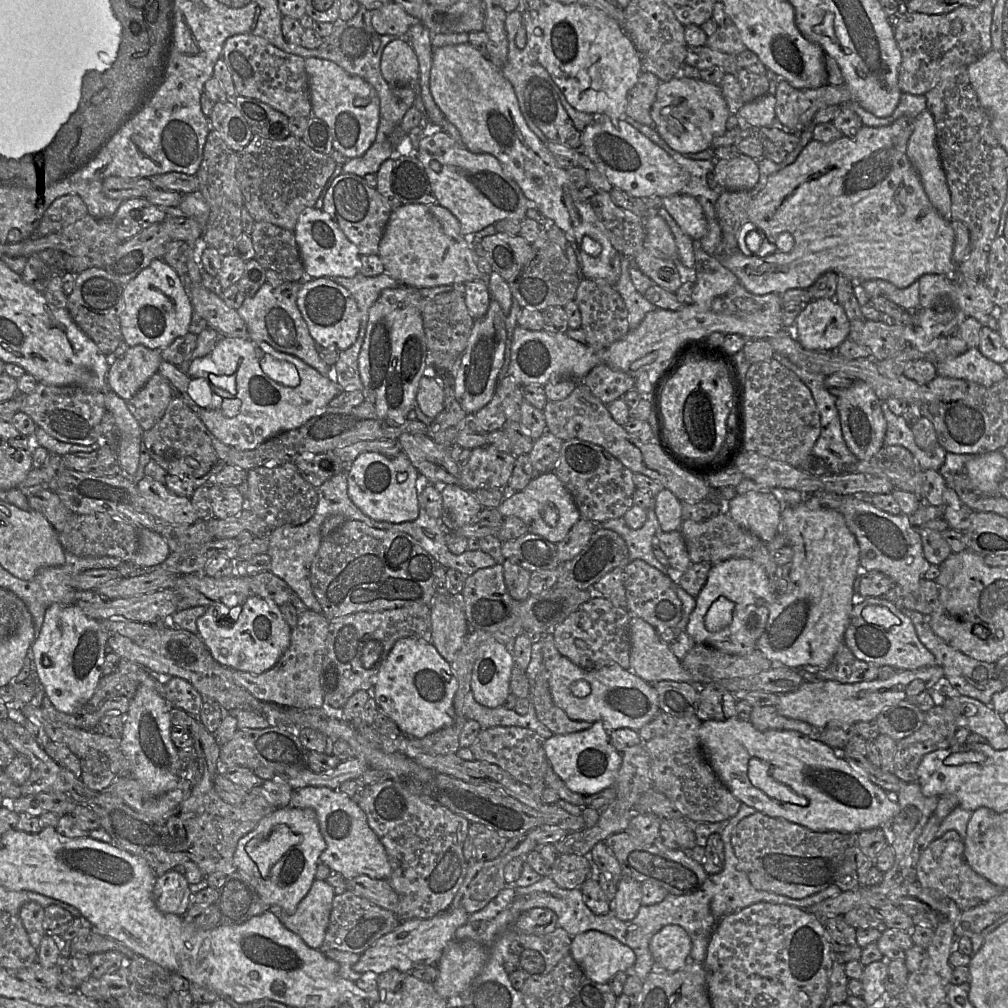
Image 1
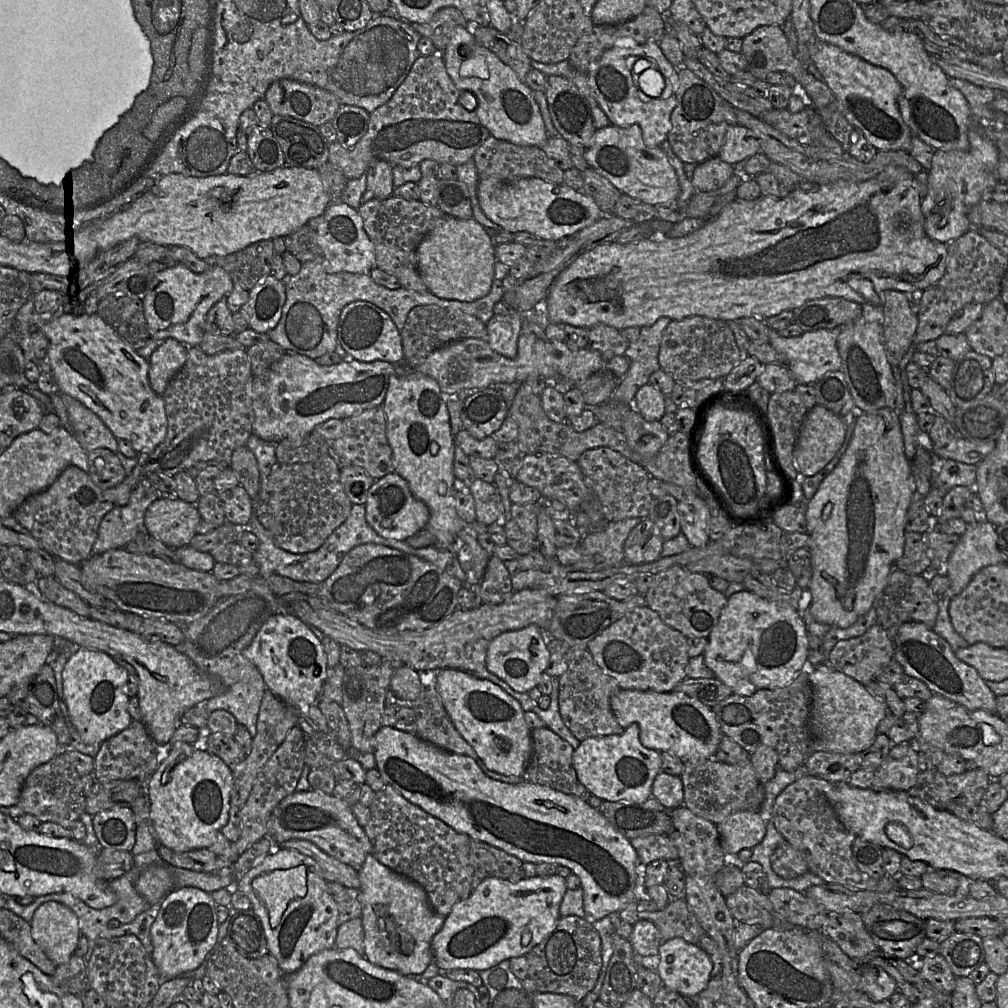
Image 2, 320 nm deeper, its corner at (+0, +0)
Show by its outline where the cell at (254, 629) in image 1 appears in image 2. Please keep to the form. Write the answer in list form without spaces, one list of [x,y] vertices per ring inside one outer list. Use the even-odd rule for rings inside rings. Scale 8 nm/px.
[[[290,612],[270,616],[244,650],[244,655],[261,673],[267,689],[298,716],[307,717],[310,707],[317,705],[327,677],[327,657],[319,638],[298,617]]]

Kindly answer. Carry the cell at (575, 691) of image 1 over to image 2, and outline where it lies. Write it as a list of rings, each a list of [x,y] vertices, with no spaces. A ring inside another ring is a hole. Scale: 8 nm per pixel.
[[[620,689],[610,699],[613,714],[623,728],[635,723],[639,727],[641,744],[652,750],[667,752],[680,760],[706,760],[713,758],[723,738],[720,725],[712,709],[683,693],[653,692]]]

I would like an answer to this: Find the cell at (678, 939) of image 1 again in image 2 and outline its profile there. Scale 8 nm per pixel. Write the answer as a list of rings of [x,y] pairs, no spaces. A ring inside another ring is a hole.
[[[673,938],[659,946],[660,958],[656,972],[663,985],[685,998],[694,998],[708,985],[712,977],[713,963],[709,955],[698,945],[690,944],[682,938]]]

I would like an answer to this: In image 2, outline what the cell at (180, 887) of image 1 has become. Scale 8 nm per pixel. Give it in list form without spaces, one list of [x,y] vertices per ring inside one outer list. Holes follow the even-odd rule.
[[[180,887],[171,890],[155,908],[156,917],[150,929],[153,944],[151,955],[162,980],[185,976],[206,961],[217,943],[219,923],[216,905],[210,893],[198,888]]]

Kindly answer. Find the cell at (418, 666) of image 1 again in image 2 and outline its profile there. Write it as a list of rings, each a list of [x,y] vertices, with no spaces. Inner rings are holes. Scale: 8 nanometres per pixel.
[[[459,669],[436,670],[433,680],[455,728],[473,747],[484,765],[506,776],[521,777],[532,753],[532,739],[520,703],[491,681]]]

